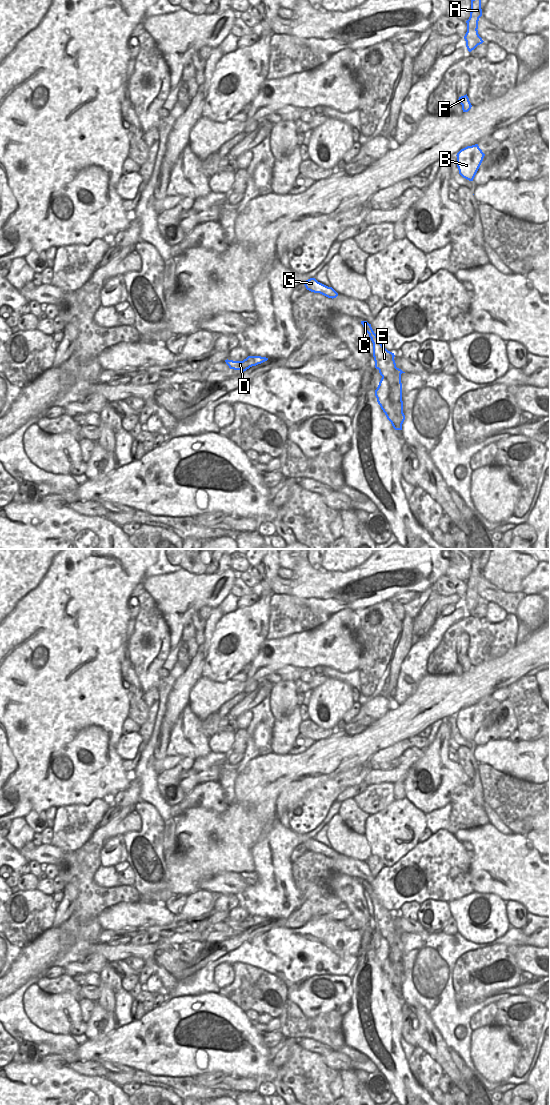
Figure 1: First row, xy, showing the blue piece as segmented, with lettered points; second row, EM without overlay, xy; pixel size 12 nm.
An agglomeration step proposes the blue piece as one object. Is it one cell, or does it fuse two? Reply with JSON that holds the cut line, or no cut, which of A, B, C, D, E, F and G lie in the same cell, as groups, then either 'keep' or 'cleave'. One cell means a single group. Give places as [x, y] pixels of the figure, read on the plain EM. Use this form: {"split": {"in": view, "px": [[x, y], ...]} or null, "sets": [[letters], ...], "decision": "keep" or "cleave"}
{"split": {"in": "xy", "px": [[396, 927], [390, 960], [393, 965], [393, 980], [400, 986]]}, "sets": [["A", "B", "D", "F"], ["C", "E", "G"]], "decision": "cleave"}

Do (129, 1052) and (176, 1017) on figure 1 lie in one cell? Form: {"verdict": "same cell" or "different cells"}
{"verdict": "same cell"}

